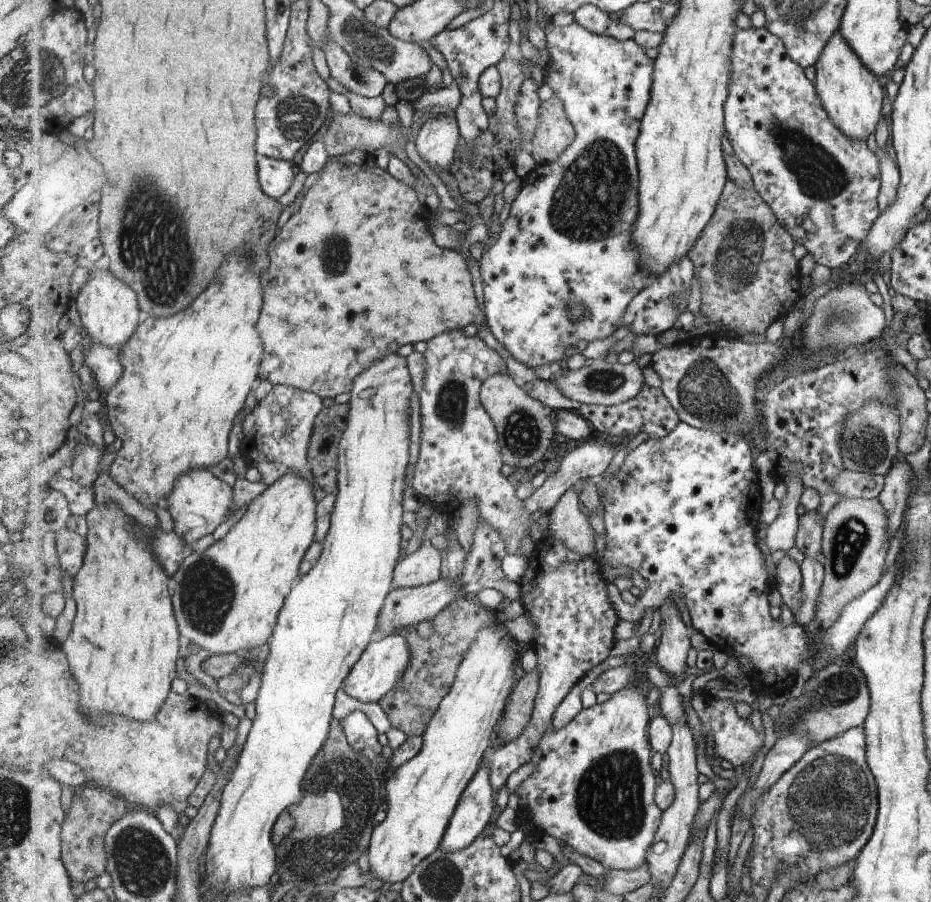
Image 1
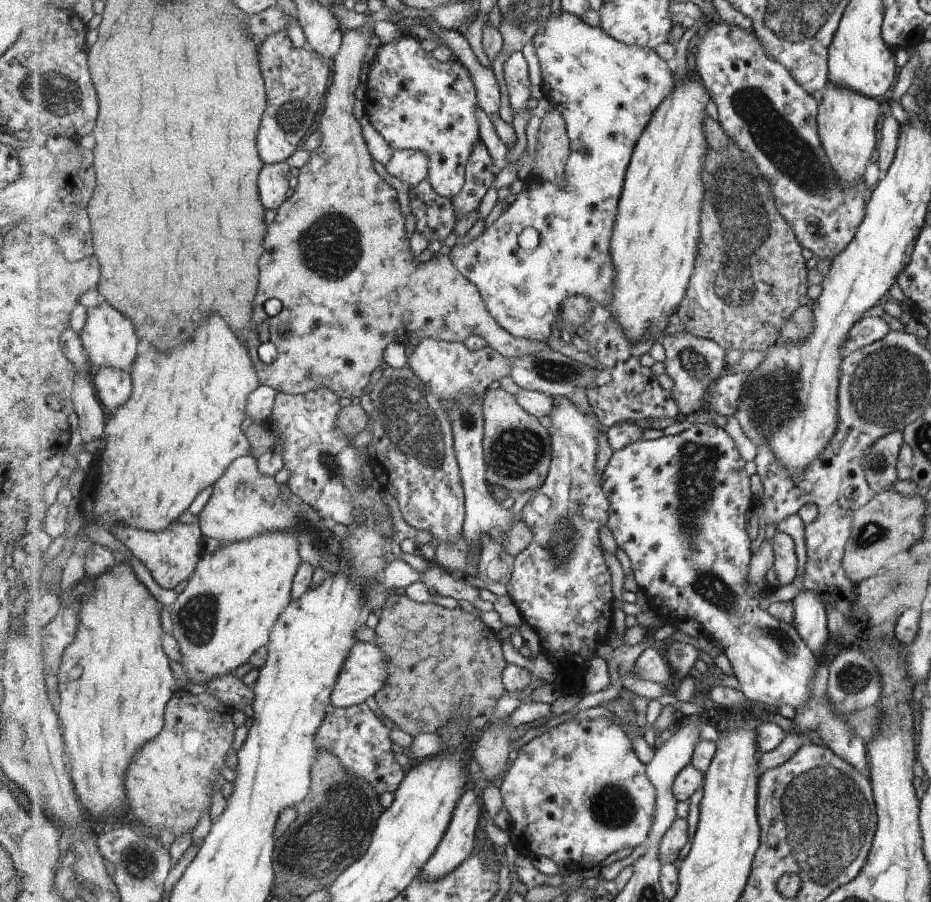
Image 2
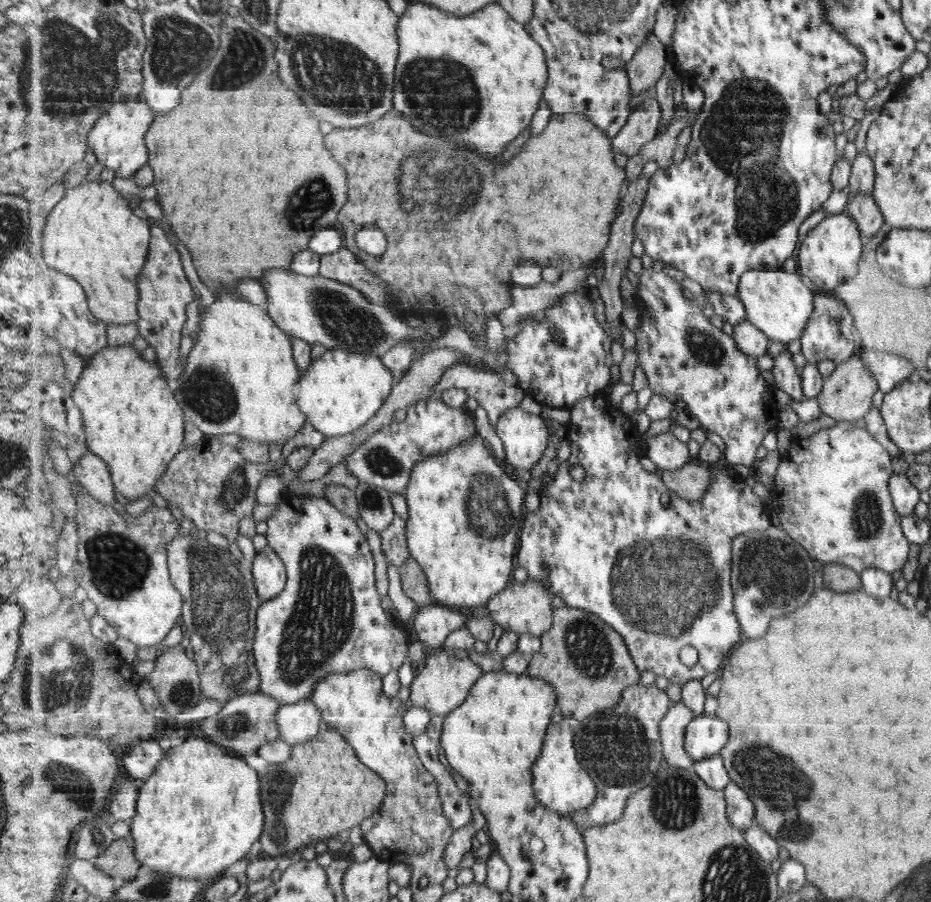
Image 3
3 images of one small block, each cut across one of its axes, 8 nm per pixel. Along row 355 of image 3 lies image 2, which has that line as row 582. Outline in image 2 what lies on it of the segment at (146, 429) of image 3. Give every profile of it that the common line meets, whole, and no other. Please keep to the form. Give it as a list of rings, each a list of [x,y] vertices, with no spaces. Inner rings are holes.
[[[117,560],[115,566],[109,572],[95,578],[95,590],[91,596],[85,596],[84,601],[81,603],[81,612],[79,612],[79,630],[75,641],[70,647],[67,647],[66,652],[63,652],[62,667],[57,672],[55,682],[59,686],[61,692],[60,704],[60,718],[61,722],[65,722],[65,742],[67,742],[67,750],[71,754],[71,770],[73,770],[72,779],[76,785],[76,791],[79,792],[80,802],[84,804],[87,811],[90,812],[97,820],[107,820],[107,818],[115,818],[115,816],[123,816],[127,810],[127,787],[126,776],[131,764],[134,762],[135,755],[139,750],[150,743],[151,740],[157,738],[163,728],[166,726],[166,706],[170,700],[180,692],[180,685],[178,680],[173,676],[171,670],[170,656],[165,652],[163,636],[166,633],[161,626],[161,614],[159,610],[167,608],[165,605],[157,601],[157,598],[151,594],[151,589],[147,588],[141,580],[133,572],[131,565],[127,561]]]

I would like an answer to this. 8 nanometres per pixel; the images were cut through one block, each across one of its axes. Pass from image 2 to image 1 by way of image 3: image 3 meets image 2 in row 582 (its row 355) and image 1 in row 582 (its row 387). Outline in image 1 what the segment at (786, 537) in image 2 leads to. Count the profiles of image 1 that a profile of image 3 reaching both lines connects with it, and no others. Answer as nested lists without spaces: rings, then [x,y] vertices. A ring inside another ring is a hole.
[[[784,556],[777,564],[776,574],[779,574],[779,578],[776,580],[776,588],[782,596],[782,600],[787,607],[794,612],[801,610],[801,604],[803,604],[803,578],[801,565],[789,556]]]

